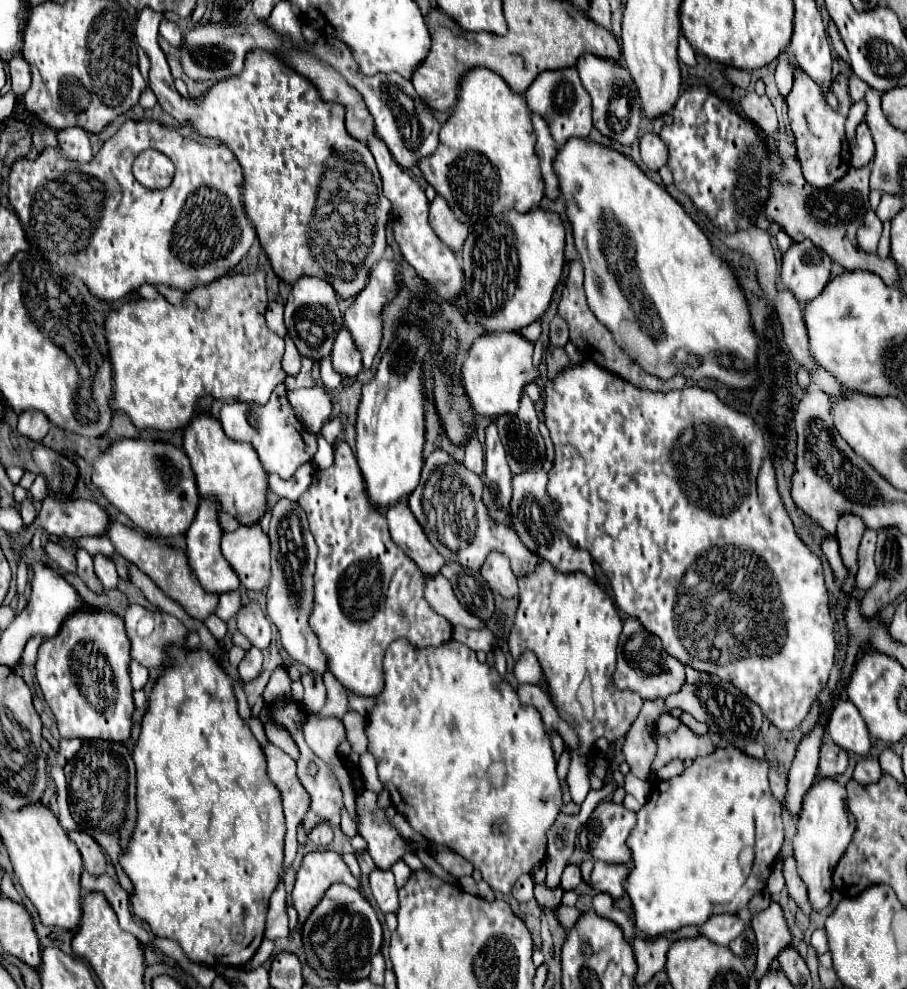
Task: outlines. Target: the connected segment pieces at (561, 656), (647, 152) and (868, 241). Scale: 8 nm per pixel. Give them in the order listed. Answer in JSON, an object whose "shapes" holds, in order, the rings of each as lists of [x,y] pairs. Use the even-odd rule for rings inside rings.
{"shapes":[[[[547,561],[537,563],[537,569],[529,573],[529,577],[519,579],[519,607],[513,619],[513,627],[507,635],[507,645],[511,657],[517,661],[527,649],[533,651],[539,659],[543,681],[547,683],[549,697],[555,703],[557,713],[571,725],[571,729],[579,737],[579,749],[565,745],[569,751],[571,763],[567,771],[567,785],[571,799],[581,805],[589,793],[589,767],[585,759],[593,753],[595,741],[599,737],[623,739],[629,731],[631,723],[639,715],[639,697],[631,691],[623,691],[623,701],[619,697],[619,707],[613,701],[615,685],[609,683],[615,671],[617,659],[617,641],[621,633],[621,619],[619,613],[609,599],[609,595],[591,581],[583,573],[559,573]],[[585,675],[591,681],[591,697],[595,701],[595,719],[589,723],[583,717],[581,705],[577,701],[577,689]],[[607,697],[611,697],[607,701]],[[623,711],[623,713],[621,713]]],[[[645,133],[641,137],[641,159],[651,171],[659,171],[663,165],[667,165],[669,149],[665,149],[665,143],[655,133]]],[[[865,211],[865,217],[861,219],[861,229],[857,229],[857,243],[861,245],[861,249],[865,249],[869,253],[877,251],[881,227],[883,227],[883,223],[877,219],[875,211]]]]}

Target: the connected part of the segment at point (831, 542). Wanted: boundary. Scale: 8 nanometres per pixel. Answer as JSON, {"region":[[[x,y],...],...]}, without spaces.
{"region":[[[827,537],[827,539],[821,543],[821,549],[823,549],[823,553],[825,553],[825,557],[827,557],[827,561],[829,561],[829,565],[831,565],[833,573],[835,573],[835,577],[837,577],[837,579],[845,579],[845,577],[847,577],[847,569],[845,569],[843,561],[841,561],[837,539],[835,539],[835,537]]]}

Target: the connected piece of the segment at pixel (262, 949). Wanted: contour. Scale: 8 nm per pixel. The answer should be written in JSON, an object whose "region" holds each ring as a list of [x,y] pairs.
{"region":[[[263,939],[263,943],[259,945],[259,949],[257,949],[257,953],[253,955],[253,959],[249,961],[249,965],[247,965],[247,969],[255,969],[255,967],[259,967],[259,965],[263,965],[269,957],[271,957],[271,953],[273,953],[273,949],[275,949],[275,943],[271,941],[271,939]]]}

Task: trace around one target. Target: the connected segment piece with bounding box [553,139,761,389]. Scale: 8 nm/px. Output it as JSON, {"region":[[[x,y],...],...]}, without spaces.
{"region":[[[569,139],[561,151],[555,157],[555,173],[559,177],[561,183],[561,193],[567,201],[567,217],[573,225],[573,237],[575,237],[575,247],[579,251],[581,263],[585,267],[585,291],[587,291],[587,303],[591,307],[591,311],[599,317],[599,321],[611,331],[611,335],[615,337],[615,341],[619,343],[619,347],[633,357],[633,361],[637,361],[649,375],[657,375],[657,377],[673,377],[673,375],[685,375],[685,377],[713,377],[729,387],[737,387],[737,389],[751,389],[753,385],[757,385],[761,381],[761,373],[757,367],[757,347],[759,347],[759,335],[753,329],[751,323],[751,313],[749,313],[749,305],[745,299],[745,293],[739,285],[737,273],[733,271],[731,265],[725,265],[721,261],[721,257],[713,251],[707,235],[699,229],[699,225],[685,213],[685,209],[661,187],[657,185],[653,179],[647,179],[647,175],[625,155],[597,145],[593,141],[585,141],[585,139]]]}

